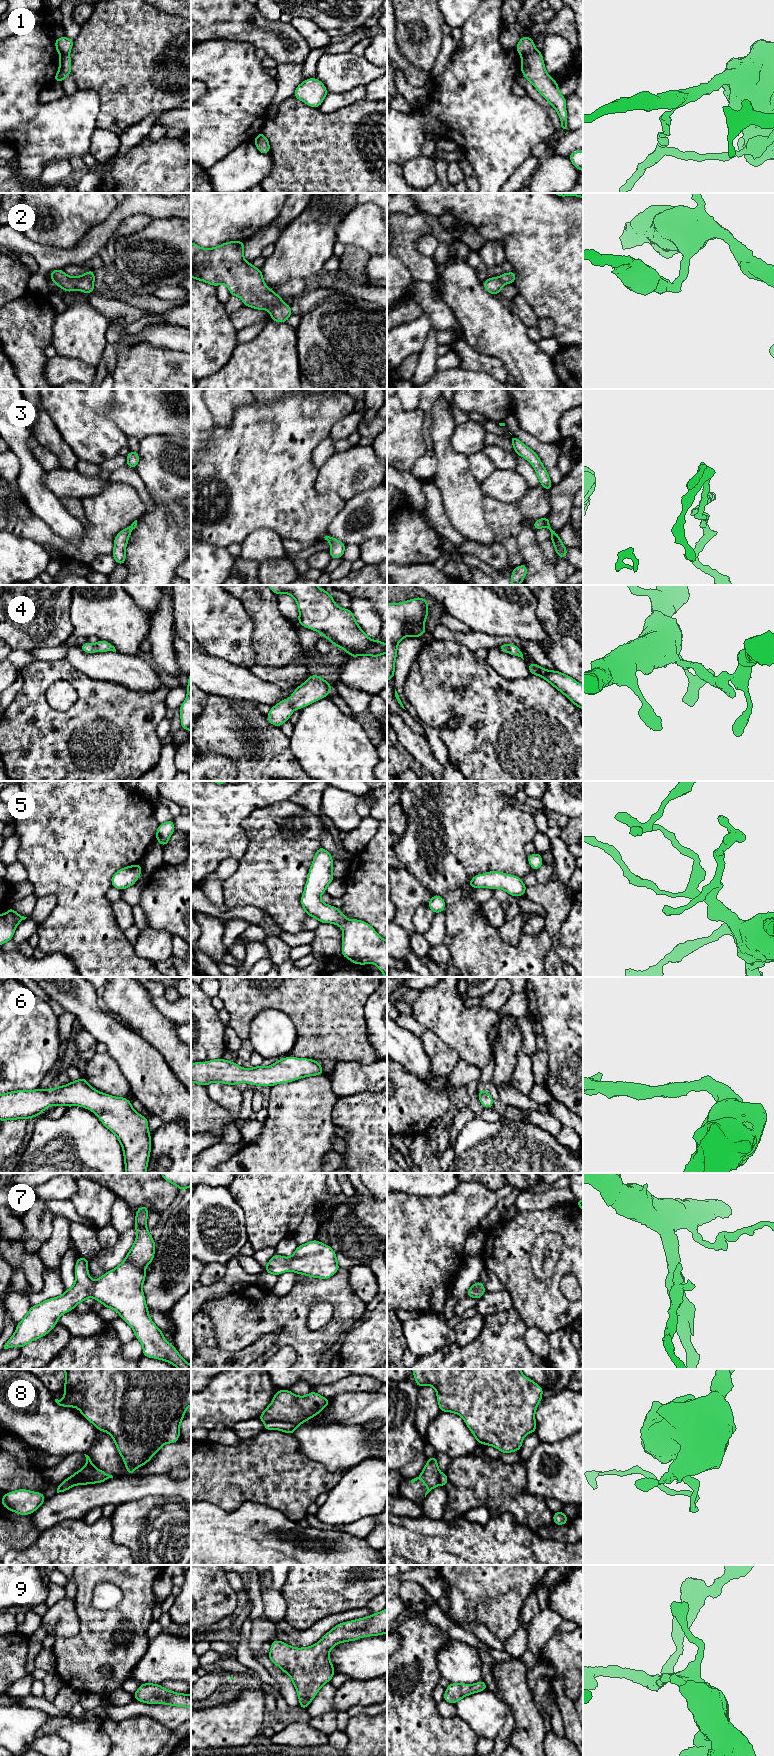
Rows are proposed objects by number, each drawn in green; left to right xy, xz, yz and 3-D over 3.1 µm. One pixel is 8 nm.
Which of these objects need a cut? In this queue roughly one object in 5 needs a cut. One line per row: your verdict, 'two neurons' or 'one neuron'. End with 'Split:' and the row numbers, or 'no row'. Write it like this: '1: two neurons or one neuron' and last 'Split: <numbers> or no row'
1: two neurons
2: one neuron
3: one neuron
4: one neuron
5: one neuron
6: one neuron
7: one neuron
8: two neurons
9: one neuron
Split: 1, 8

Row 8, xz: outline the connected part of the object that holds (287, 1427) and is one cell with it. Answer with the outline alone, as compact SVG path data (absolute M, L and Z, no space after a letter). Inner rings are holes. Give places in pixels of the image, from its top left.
M271 1421L264 1425L265 1430L280 1430L287 1434L293 1434L298 1426L290 1422Z

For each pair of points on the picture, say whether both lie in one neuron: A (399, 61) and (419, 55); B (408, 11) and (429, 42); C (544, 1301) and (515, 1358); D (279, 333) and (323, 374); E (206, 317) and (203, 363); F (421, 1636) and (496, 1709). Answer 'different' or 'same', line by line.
A: different
B: same
C: different
D: different
E: same
F: different

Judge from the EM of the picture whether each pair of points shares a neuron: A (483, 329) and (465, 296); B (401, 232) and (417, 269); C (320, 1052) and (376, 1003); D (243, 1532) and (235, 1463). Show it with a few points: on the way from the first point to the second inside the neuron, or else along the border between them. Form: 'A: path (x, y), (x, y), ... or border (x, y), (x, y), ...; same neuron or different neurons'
A: path (483, 321), (482, 316), (472, 304); same neuron
B: path (403, 241), (404, 249), (413, 260); same neuron
C: border (375, 991), (365, 1005), (367, 1035); different neurons
D: border (216, 1505), (225, 1510), (247, 1501), (264, 1505); different neurons

